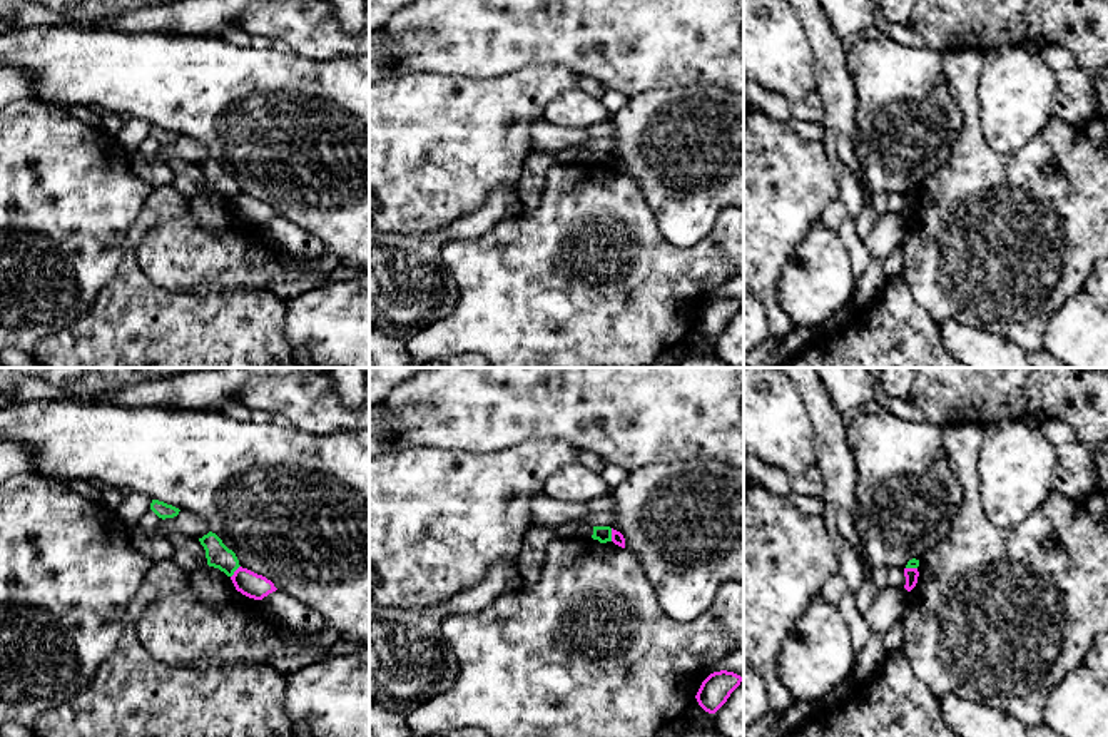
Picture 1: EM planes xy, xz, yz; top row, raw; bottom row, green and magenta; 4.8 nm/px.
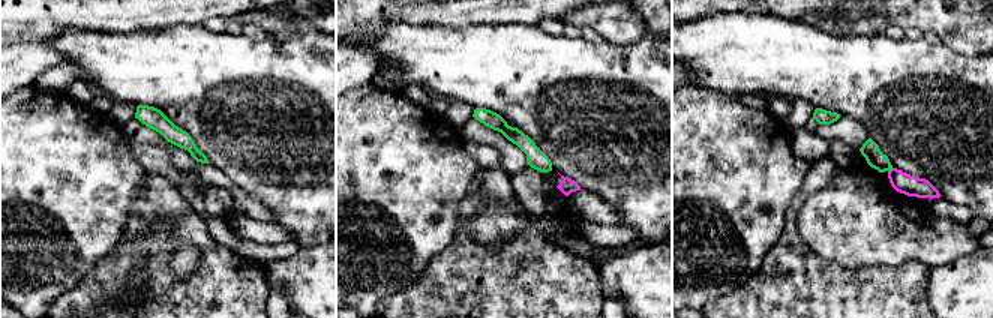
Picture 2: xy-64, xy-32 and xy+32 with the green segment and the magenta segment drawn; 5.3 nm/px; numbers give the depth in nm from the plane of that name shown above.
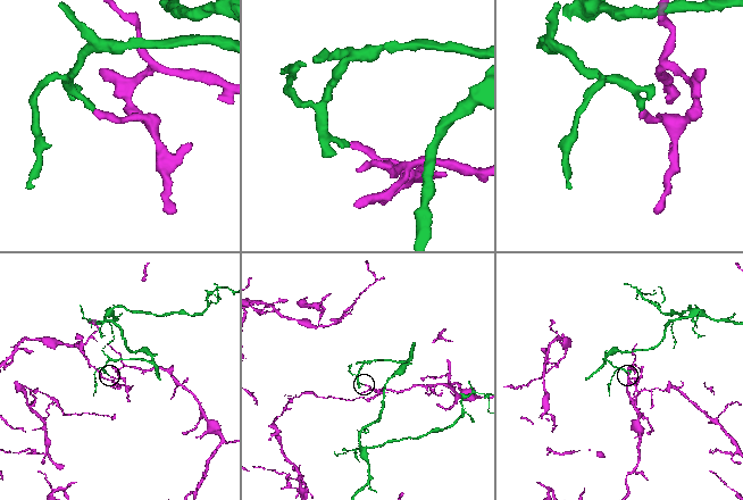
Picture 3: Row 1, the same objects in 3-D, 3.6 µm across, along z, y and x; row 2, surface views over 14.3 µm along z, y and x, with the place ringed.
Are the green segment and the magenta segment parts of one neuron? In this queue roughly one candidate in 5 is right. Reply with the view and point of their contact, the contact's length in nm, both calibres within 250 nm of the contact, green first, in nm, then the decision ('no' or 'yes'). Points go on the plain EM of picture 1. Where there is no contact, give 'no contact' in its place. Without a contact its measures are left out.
xz (610, 161) | 60 nm | 80/60 nm | no

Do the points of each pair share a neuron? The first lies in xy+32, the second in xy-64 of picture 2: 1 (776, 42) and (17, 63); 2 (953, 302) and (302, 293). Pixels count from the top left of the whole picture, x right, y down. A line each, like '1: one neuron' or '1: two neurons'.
1: two neurons
2: one neuron

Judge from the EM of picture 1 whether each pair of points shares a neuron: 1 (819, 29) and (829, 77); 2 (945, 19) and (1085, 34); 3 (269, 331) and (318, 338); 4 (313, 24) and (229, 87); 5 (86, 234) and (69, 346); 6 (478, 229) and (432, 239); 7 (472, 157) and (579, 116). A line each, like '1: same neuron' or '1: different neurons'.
1: same neuron
2: same neuron
3: different neurons
4: different neurons
5: different neurons
6: same neuron
7: different neurons

